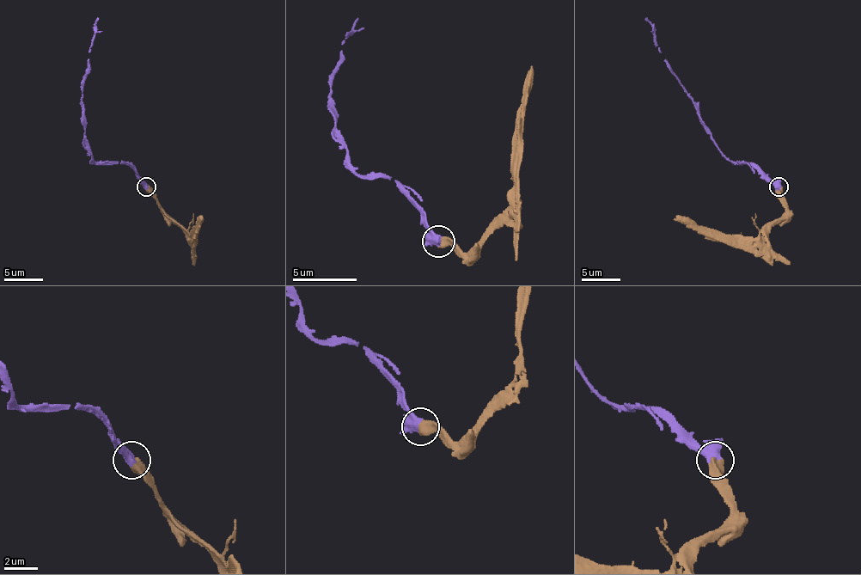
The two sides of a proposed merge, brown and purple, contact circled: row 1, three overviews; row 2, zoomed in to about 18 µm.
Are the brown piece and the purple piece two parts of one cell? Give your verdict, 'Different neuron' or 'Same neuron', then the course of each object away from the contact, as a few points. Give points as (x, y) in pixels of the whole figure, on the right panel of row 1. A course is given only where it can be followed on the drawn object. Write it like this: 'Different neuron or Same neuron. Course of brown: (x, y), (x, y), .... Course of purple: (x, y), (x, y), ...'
Same neuron. Course of brown: (778, 186), (784, 211), (755, 238), (705, 235), (673, 218). Course of purple: (778, 186), (746, 163), (723, 153), (700, 117), (699, 106), (663, 59), (654, 39), (654, 25), (646, 17)

